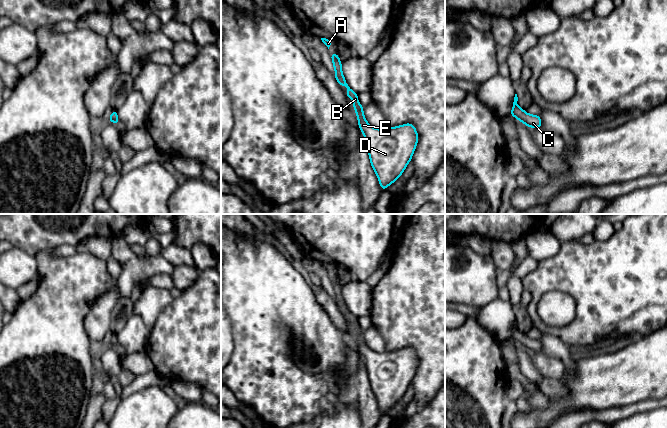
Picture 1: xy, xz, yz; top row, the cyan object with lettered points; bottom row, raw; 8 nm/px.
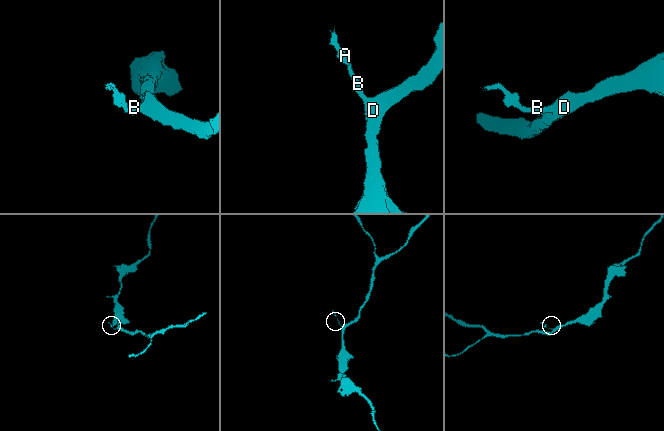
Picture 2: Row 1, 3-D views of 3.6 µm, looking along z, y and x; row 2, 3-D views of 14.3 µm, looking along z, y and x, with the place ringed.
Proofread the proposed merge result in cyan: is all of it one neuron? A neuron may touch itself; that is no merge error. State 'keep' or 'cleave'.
keep

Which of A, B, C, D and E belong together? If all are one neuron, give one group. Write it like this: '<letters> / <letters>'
A B C D E

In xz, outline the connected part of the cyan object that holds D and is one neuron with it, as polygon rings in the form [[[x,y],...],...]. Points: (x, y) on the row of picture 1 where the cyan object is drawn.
[[[330,53],[330,56],[338,84],[347,88],[346,97],[353,100],[353,108],[366,141],[371,166],[384,191],[403,174],[411,161],[419,140],[418,133],[411,123],[383,129],[372,127],[364,116],[364,107],[358,101],[358,94],[348,86],[344,78],[339,55]]]

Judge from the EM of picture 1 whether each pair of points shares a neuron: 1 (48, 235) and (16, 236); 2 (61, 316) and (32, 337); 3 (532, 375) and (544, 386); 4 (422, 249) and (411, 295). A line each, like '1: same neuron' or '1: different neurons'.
1: same neuron
2: same neuron
3: different neurons
4: same neuron

